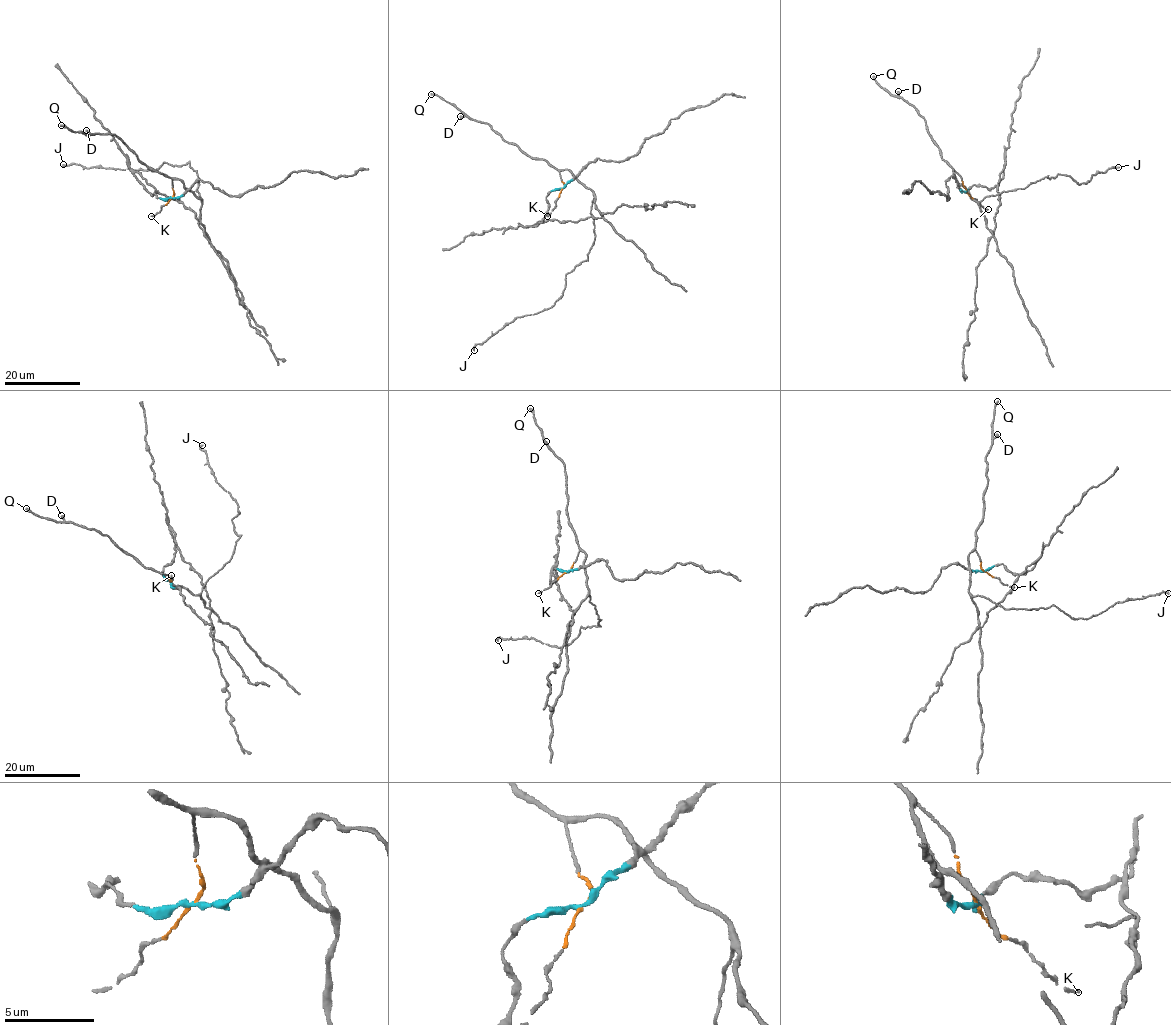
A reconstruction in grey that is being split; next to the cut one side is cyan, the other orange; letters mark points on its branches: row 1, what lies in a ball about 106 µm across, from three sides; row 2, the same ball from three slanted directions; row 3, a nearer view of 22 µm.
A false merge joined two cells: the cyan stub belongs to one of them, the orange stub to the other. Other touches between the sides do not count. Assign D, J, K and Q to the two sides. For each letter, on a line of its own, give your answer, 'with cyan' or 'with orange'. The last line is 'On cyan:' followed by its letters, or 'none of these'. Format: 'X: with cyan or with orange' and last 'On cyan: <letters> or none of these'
D: with orange
J: with orange
K: with orange
Q: with orange
On cyan: none of these

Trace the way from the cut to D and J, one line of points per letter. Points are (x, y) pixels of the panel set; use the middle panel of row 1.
D: (563, 188), (560, 173), (544, 160), (533, 159), (517, 146), (507, 142), (488, 124), (460, 117)
J: (563, 188), (566, 169), (593, 192), (587, 259), (566, 274), (553, 305), (516, 317), (474, 350)

